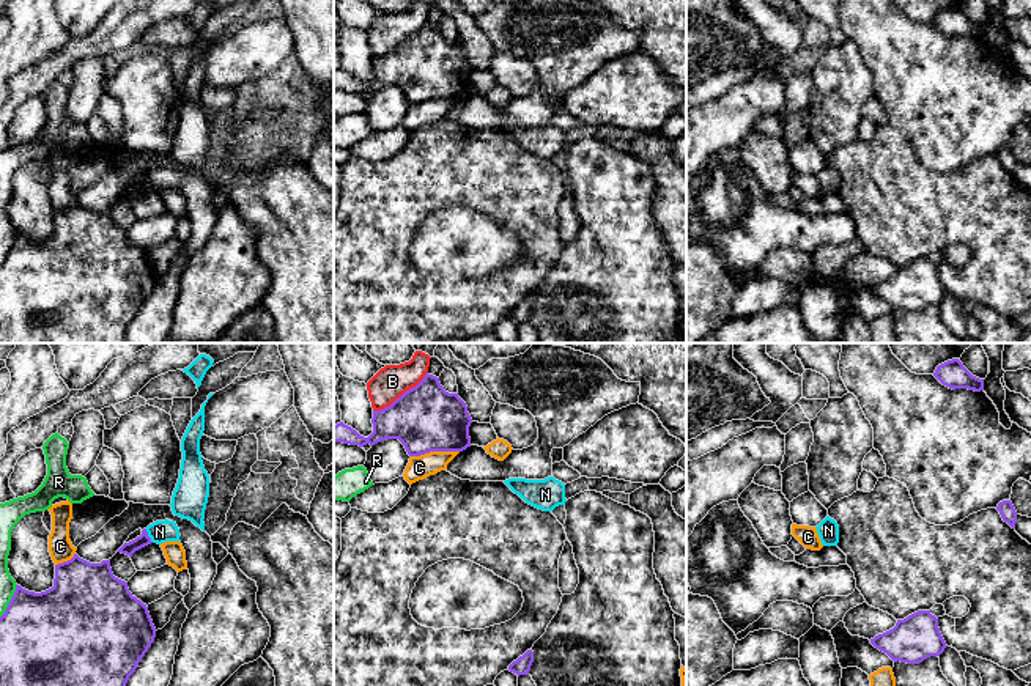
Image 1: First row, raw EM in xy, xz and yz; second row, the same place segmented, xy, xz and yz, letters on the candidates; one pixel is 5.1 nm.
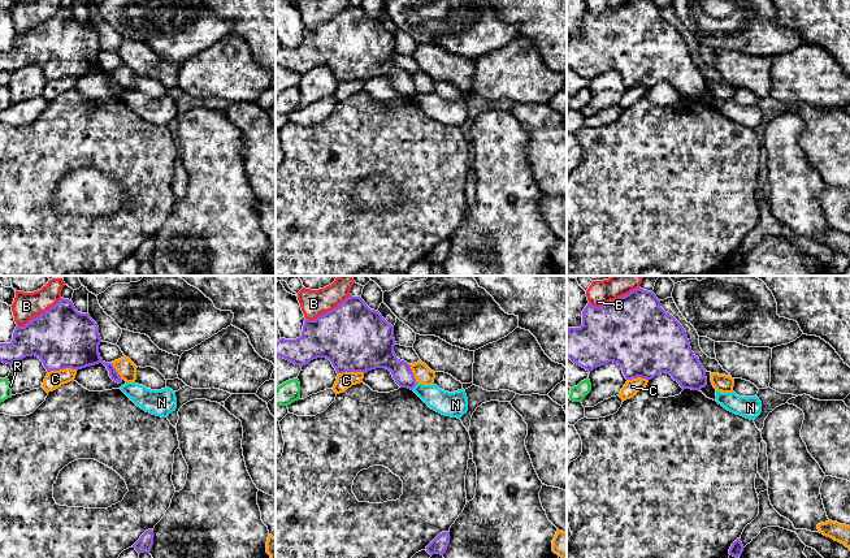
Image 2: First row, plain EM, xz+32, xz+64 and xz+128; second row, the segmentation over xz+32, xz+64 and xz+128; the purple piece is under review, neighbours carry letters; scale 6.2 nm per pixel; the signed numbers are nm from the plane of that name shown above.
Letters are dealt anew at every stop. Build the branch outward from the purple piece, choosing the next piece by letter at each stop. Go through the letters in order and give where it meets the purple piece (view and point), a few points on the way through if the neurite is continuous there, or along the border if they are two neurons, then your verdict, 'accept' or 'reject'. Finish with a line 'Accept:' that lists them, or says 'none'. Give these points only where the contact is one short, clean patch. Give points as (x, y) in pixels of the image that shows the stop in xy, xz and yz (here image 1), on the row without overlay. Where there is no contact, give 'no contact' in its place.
B: xz (402, 43) | reject
C: xz (435, 98) | reject
N: xy (147, 183) | along xy (145, 177), (153, 189) | reject
R: xy (10, 249) | reject
Accept: none

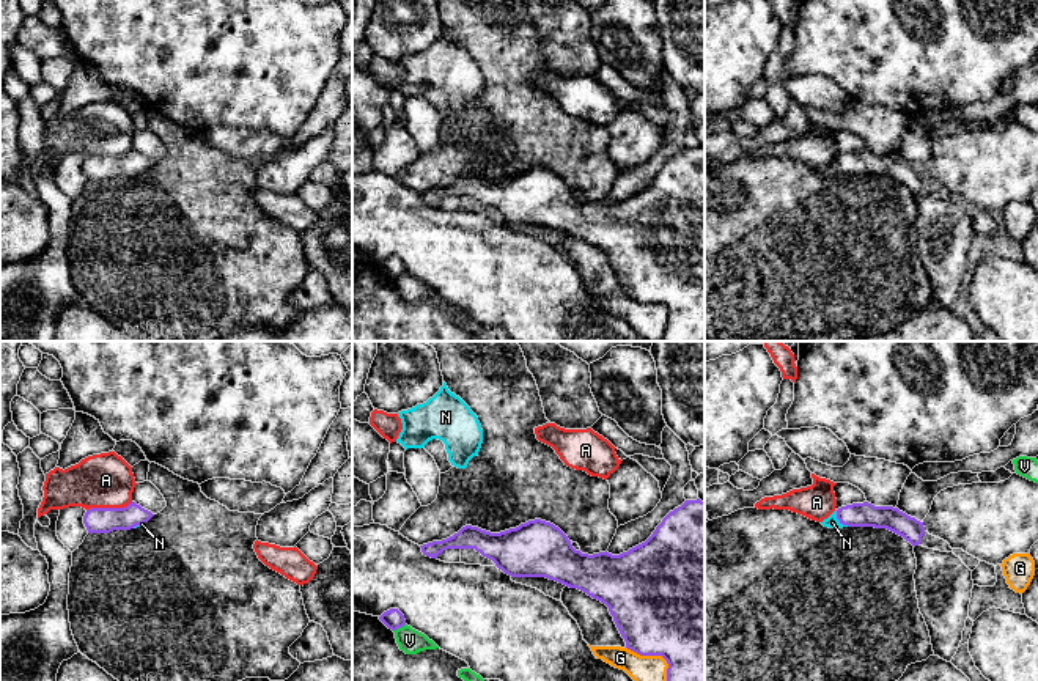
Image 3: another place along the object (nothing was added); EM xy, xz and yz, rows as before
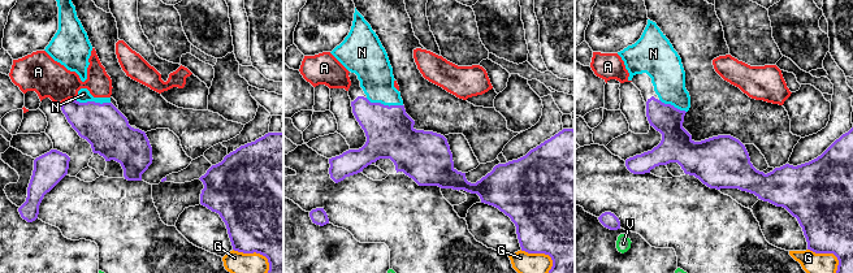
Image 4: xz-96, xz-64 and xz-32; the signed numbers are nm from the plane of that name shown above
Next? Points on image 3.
A: xy (109, 156) | reject
G: xz (662, 304) | reject
N: yz (839, 167) | across yz (857, 162), (839, 167), (832, 170) | accept
V: xz (398, 274) | along xz (404, 271), (393, 279) | reject
Accept: N

